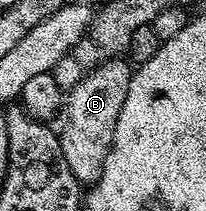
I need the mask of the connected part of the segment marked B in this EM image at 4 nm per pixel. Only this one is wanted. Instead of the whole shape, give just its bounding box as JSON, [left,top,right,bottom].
[59,59,133,187]

